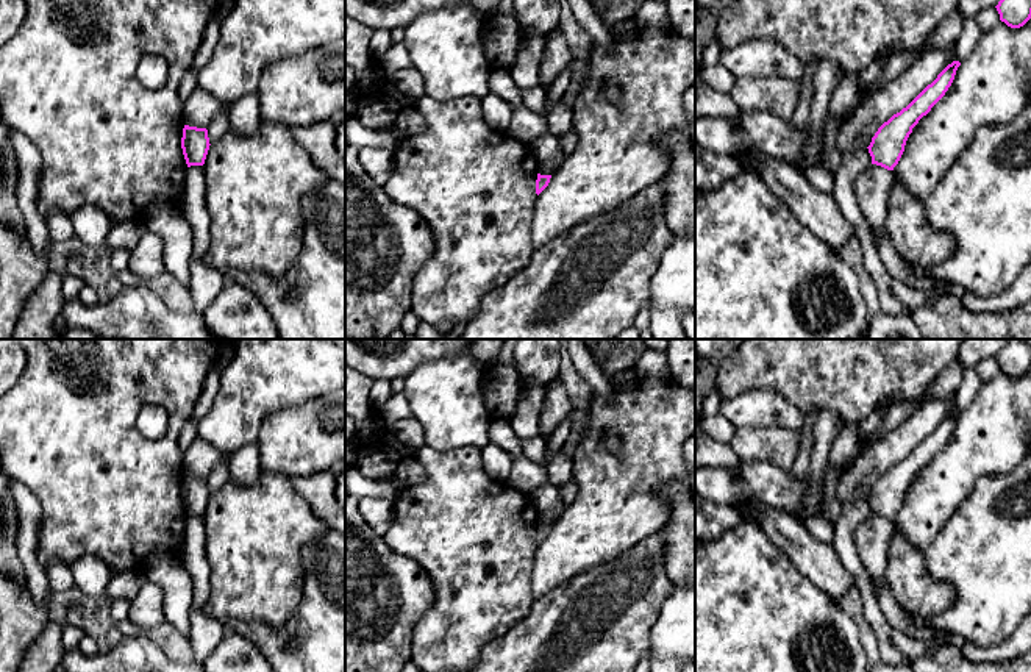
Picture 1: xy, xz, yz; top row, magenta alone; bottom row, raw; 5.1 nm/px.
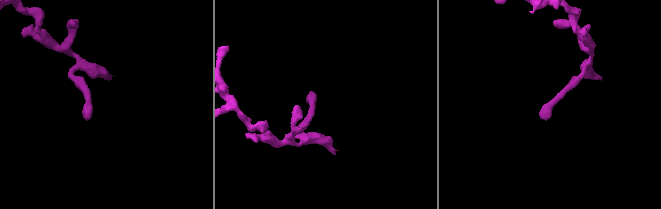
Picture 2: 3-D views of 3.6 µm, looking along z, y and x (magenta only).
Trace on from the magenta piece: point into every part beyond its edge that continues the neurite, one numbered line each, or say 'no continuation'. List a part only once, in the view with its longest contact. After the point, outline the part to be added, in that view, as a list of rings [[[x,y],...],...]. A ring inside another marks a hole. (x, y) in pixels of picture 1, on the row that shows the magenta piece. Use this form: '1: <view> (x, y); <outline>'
no continuation

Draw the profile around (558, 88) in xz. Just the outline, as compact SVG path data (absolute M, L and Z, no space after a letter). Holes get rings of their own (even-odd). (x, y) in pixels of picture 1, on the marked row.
M570 66L562 70L555 81L550 84L550 88L547 89L547 102L545 102L545 108L542 113L539 113L542 117L547 117L547 114L550 113L550 109L562 100L562 97L567 92L567 86L570 83L573 77L573 72L570 69Z

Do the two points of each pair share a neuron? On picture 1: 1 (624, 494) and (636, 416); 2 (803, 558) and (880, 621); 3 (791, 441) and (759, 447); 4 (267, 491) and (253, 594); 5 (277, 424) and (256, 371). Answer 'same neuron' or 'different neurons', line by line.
1: same neuron
2: different neurons
3: same neuron
4: same neuron
5: different neurons

